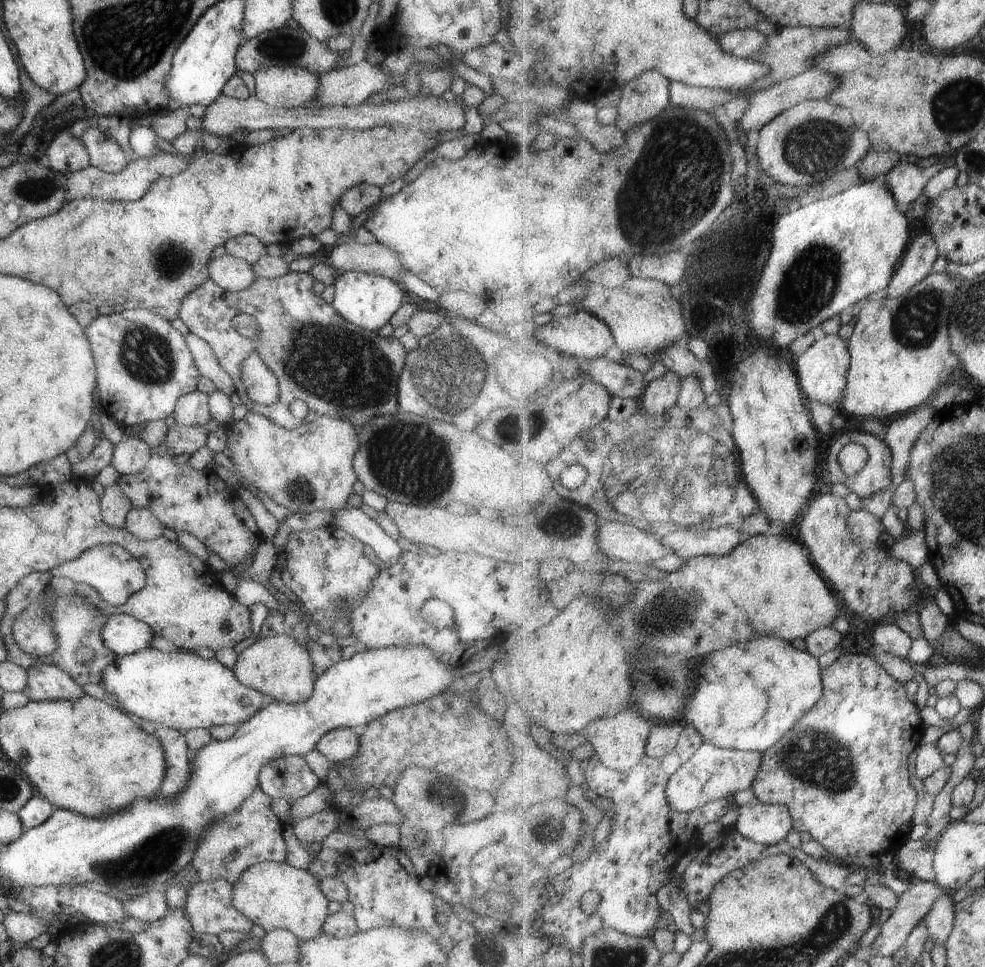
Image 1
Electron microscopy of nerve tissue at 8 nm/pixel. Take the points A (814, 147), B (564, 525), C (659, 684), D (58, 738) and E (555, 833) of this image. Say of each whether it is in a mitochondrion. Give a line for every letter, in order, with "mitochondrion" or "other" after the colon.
A: mitochondrion
B: mitochondrion
C: mitochondrion
D: other
E: mitochondrion

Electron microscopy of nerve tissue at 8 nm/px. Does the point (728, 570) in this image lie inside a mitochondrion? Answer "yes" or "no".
no

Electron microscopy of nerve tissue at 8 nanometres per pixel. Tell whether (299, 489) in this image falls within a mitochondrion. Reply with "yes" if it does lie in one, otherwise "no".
yes

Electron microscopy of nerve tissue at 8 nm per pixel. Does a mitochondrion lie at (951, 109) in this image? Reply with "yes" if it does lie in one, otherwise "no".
yes

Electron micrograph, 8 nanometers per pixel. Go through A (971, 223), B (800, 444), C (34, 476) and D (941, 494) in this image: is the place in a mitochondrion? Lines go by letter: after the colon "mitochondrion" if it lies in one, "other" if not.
A: other
B: other
C: other
D: mitochondrion

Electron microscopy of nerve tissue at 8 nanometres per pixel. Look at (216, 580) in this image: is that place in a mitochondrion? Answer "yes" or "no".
no

